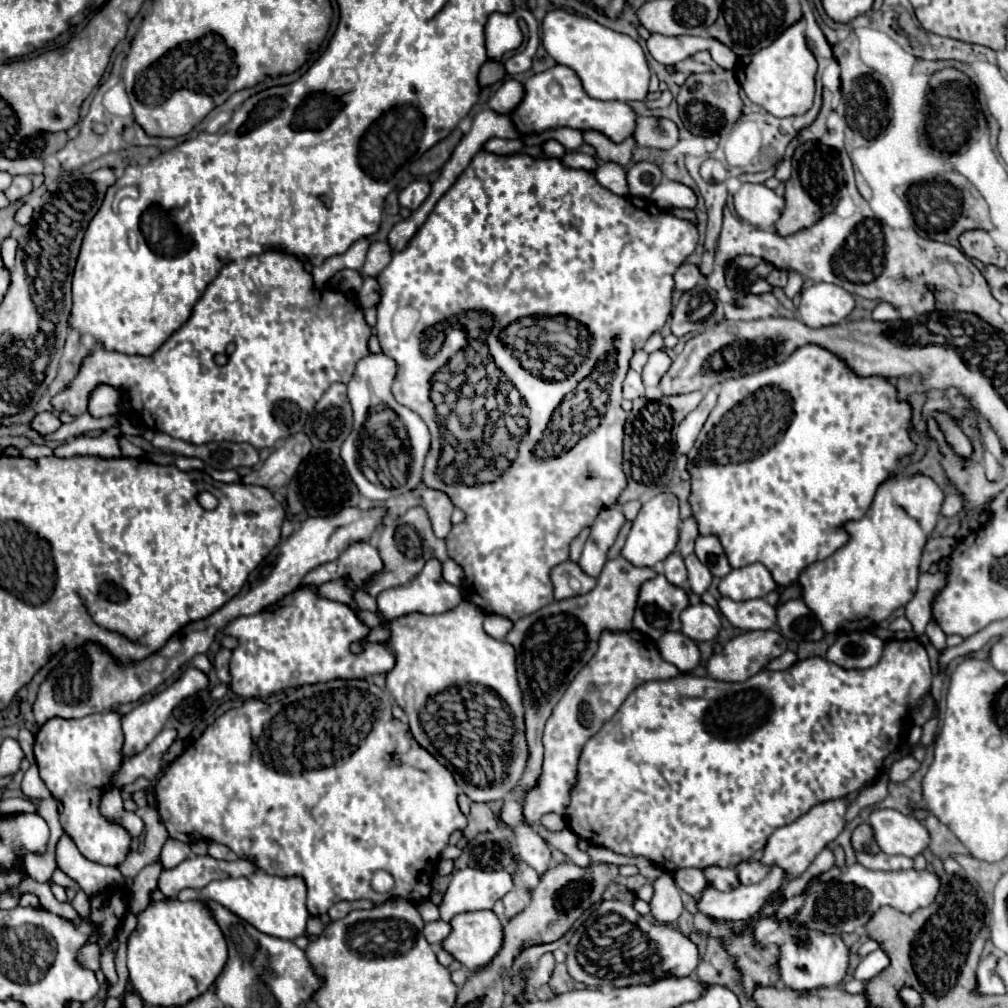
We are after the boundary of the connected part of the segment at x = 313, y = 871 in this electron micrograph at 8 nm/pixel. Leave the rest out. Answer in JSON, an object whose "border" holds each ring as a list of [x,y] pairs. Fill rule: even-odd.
{"border":[[[330,680],[324,684],[300,686],[286,696],[280,712],[274,712],[262,700],[248,700],[240,710],[236,710],[236,716],[230,716],[230,712],[224,712],[214,724],[210,724],[204,730],[204,734],[194,742],[194,746],[184,750],[184,754],[180,754],[170,764],[170,768],[154,788],[158,798],[158,812],[160,812],[160,818],[164,814],[162,820],[166,824],[170,838],[188,842],[188,844],[196,840],[212,840],[228,846],[240,858],[252,856],[258,868],[264,870],[266,874],[274,874],[282,878],[300,876],[308,888],[308,912],[312,916],[326,914],[330,906],[342,900],[354,902],[360,898],[368,898],[368,900],[374,900],[376,904],[382,904],[394,896],[406,898],[410,902],[426,900],[430,894],[430,880],[434,876],[440,852],[448,846],[448,838],[452,836],[452,832],[466,828],[466,816],[462,814],[456,802],[460,788],[454,782],[454,776],[432,754],[428,754],[424,748],[420,748],[420,744],[416,744],[408,724],[402,724],[400,720],[392,718],[390,698],[386,696],[386,692],[374,684],[368,684],[366,680]],[[362,724],[372,724],[364,738],[362,738]],[[376,870],[386,870],[392,874],[394,888],[390,890],[390,894],[376,894],[372,890],[370,880]]]}

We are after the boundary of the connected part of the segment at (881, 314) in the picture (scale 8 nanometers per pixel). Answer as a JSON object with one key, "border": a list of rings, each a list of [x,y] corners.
{"border":[[[880,302],[874,310],[872,310],[872,318],[874,320],[896,320],[898,318],[898,310],[886,302]]]}

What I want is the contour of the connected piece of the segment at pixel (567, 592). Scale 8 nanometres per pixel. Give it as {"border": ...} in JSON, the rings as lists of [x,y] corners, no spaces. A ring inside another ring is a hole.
{"border":[[[570,560],[554,566],[552,572],[550,572],[550,580],[552,580],[552,584],[554,584],[554,598],[556,598],[556,600],[566,600],[566,598],[572,598],[572,596],[578,596],[578,594],[586,594],[586,592],[590,592],[590,590],[594,588],[594,584],[596,584],[594,578],[586,576],[586,574],[580,570],[580,566],[574,564],[574,562],[570,562]],[[570,578],[580,580],[580,584],[582,584],[580,592],[574,592],[574,590],[570,588]]]}

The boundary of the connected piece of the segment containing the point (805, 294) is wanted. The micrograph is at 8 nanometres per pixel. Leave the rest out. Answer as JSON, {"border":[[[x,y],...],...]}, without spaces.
{"border":[[[812,284],[802,290],[798,314],[812,328],[840,324],[854,308],[854,296],[836,284]]]}

